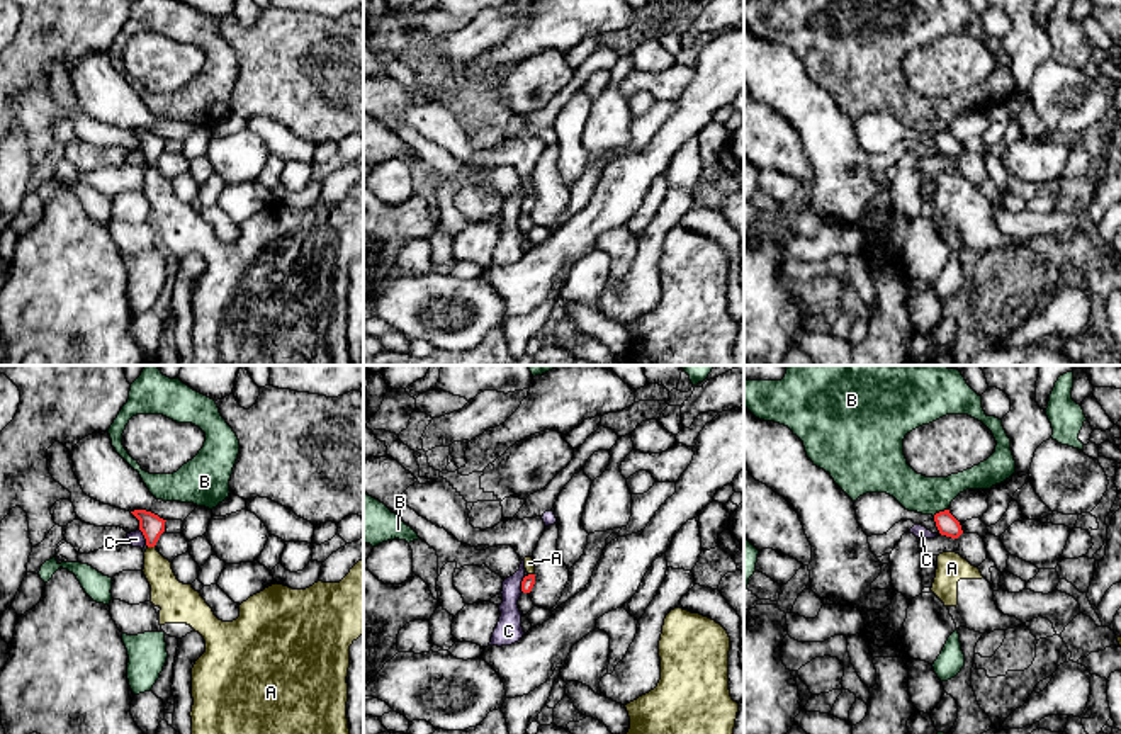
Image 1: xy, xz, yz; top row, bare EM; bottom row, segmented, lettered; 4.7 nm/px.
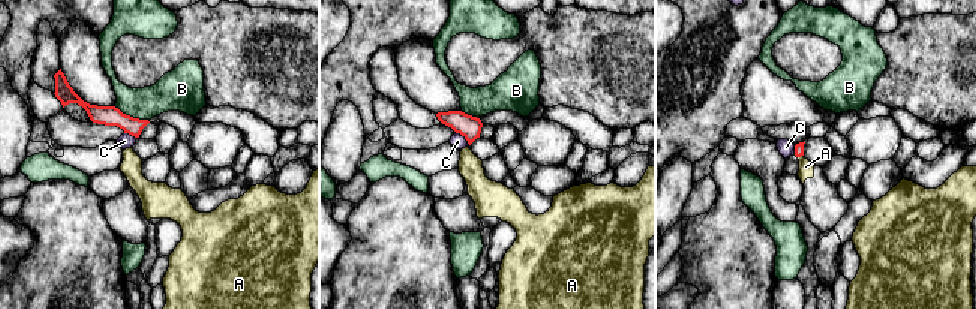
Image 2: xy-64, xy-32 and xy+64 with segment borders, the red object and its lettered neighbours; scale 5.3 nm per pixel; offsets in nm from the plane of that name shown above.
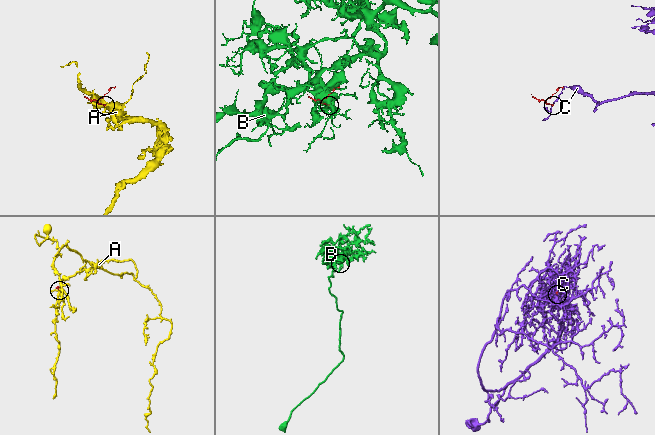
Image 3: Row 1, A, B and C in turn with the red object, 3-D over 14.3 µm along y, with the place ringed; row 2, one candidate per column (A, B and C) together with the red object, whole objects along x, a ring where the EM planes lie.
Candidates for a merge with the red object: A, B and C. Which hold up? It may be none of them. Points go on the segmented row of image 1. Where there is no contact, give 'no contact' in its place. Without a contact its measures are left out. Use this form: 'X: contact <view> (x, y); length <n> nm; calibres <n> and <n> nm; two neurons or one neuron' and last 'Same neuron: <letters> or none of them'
A: contact xy (152, 546); length 30 nm; calibres 110 and 160 nm; two neurons
B: contact yz (940, 512); length 80 nm; calibres 100 and 180 nm; two neurons
C: contact xz (522, 585); length 80 nm; calibres 60 and 130 nm; two neurons
Same neuron: none of them

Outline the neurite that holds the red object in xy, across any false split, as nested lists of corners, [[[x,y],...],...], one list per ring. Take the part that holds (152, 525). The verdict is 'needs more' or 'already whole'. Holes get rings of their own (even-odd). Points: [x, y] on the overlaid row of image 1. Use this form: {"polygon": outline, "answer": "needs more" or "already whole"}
{"polygon": [[[134,510],[131,513],[139,520],[139,530],[146,539],[146,545],[155,547],[160,535],[165,532],[166,520],[146,510]]], "answer": "already whole"}

